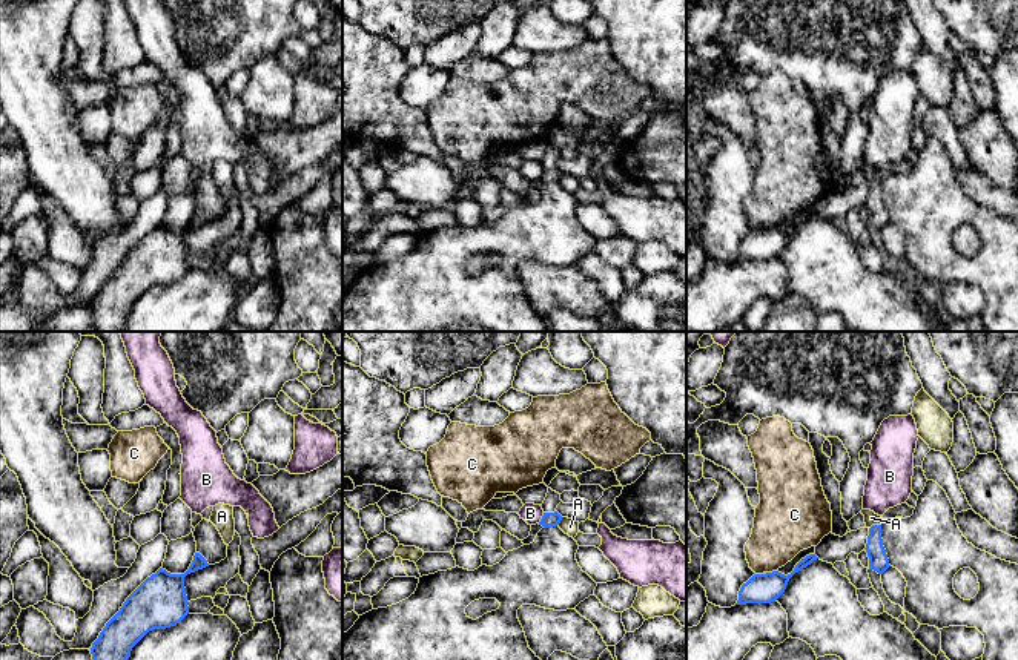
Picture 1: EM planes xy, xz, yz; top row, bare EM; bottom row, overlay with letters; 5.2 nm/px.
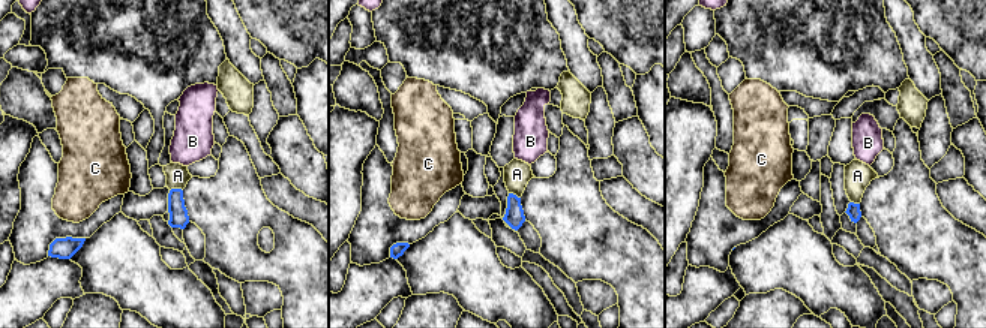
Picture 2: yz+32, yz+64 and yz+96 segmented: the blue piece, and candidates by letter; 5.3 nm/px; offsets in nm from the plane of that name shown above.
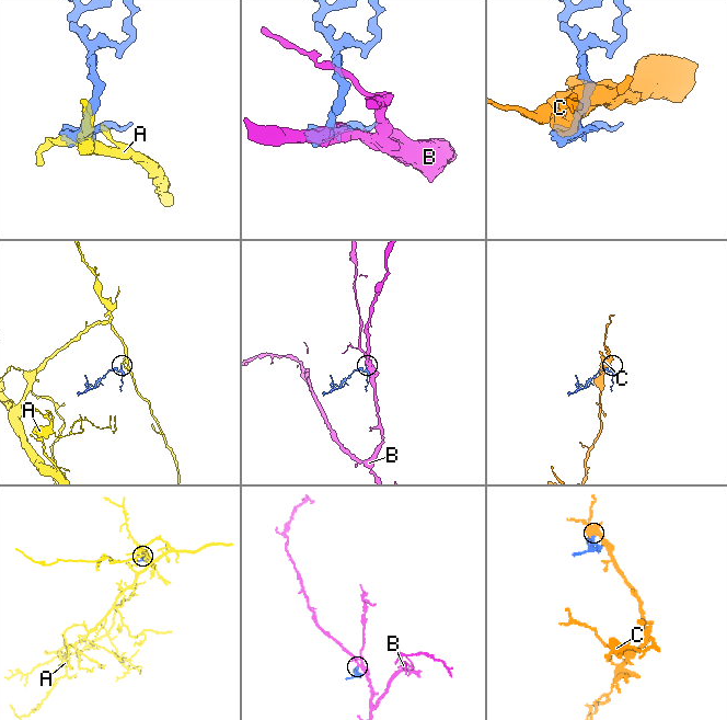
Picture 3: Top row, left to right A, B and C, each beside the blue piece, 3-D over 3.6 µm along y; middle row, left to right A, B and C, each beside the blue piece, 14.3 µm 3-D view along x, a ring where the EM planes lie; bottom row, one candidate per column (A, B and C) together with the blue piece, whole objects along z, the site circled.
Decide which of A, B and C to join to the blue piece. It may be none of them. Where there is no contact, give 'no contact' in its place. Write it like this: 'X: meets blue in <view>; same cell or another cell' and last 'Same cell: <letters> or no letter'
A: meets blue in yz; another cell
B: meets blue in xz; another cell
C: meets blue in yz; another cell
Same cell: no letter

